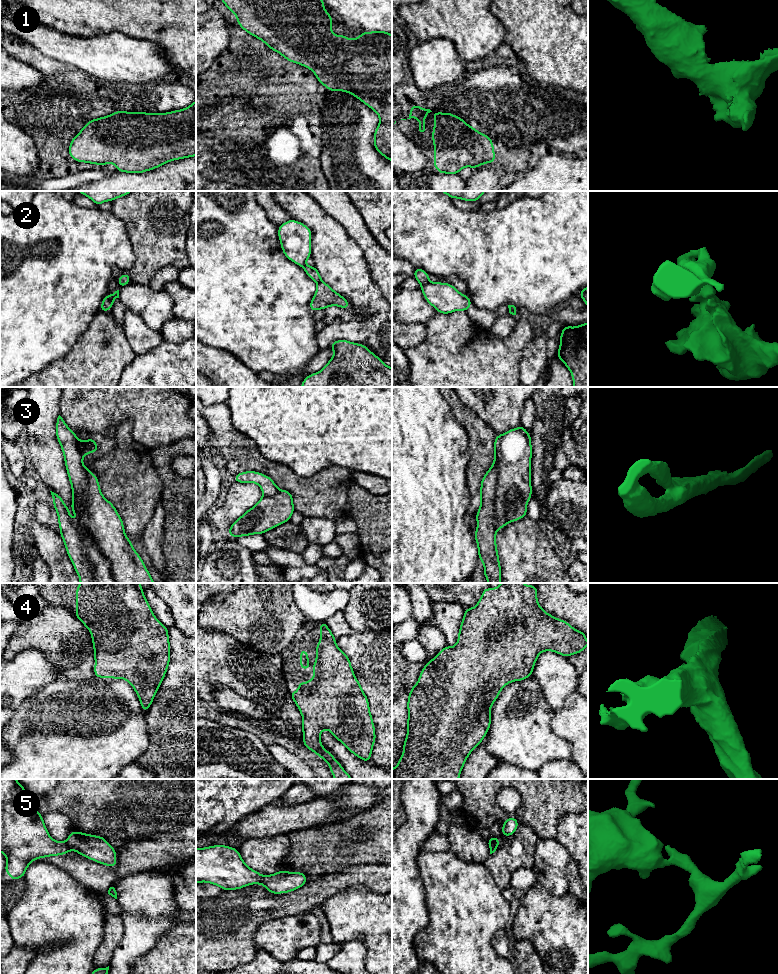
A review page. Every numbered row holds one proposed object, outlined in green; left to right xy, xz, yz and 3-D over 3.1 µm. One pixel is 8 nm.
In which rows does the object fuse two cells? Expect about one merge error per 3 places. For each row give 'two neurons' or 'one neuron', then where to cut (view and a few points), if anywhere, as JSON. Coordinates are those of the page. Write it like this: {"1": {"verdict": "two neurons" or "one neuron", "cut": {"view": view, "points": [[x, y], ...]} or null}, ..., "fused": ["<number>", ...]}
{"1": {"verdict": "one neuron", "cut": null}, "2": {"verdict": "two neurons", "cut": {"view": "xy", "points": [[106, 296], [112, 301]]}}, "3": {"verdict": "one neuron", "cut": null}, "4": {"verdict": "one neuron", "cut": null}, "5": {"verdict": "two neurons", "cut": {"view": "xz", "points": [[263, 876], [261, 884]]}}, "fused": ["2", "5"]}

